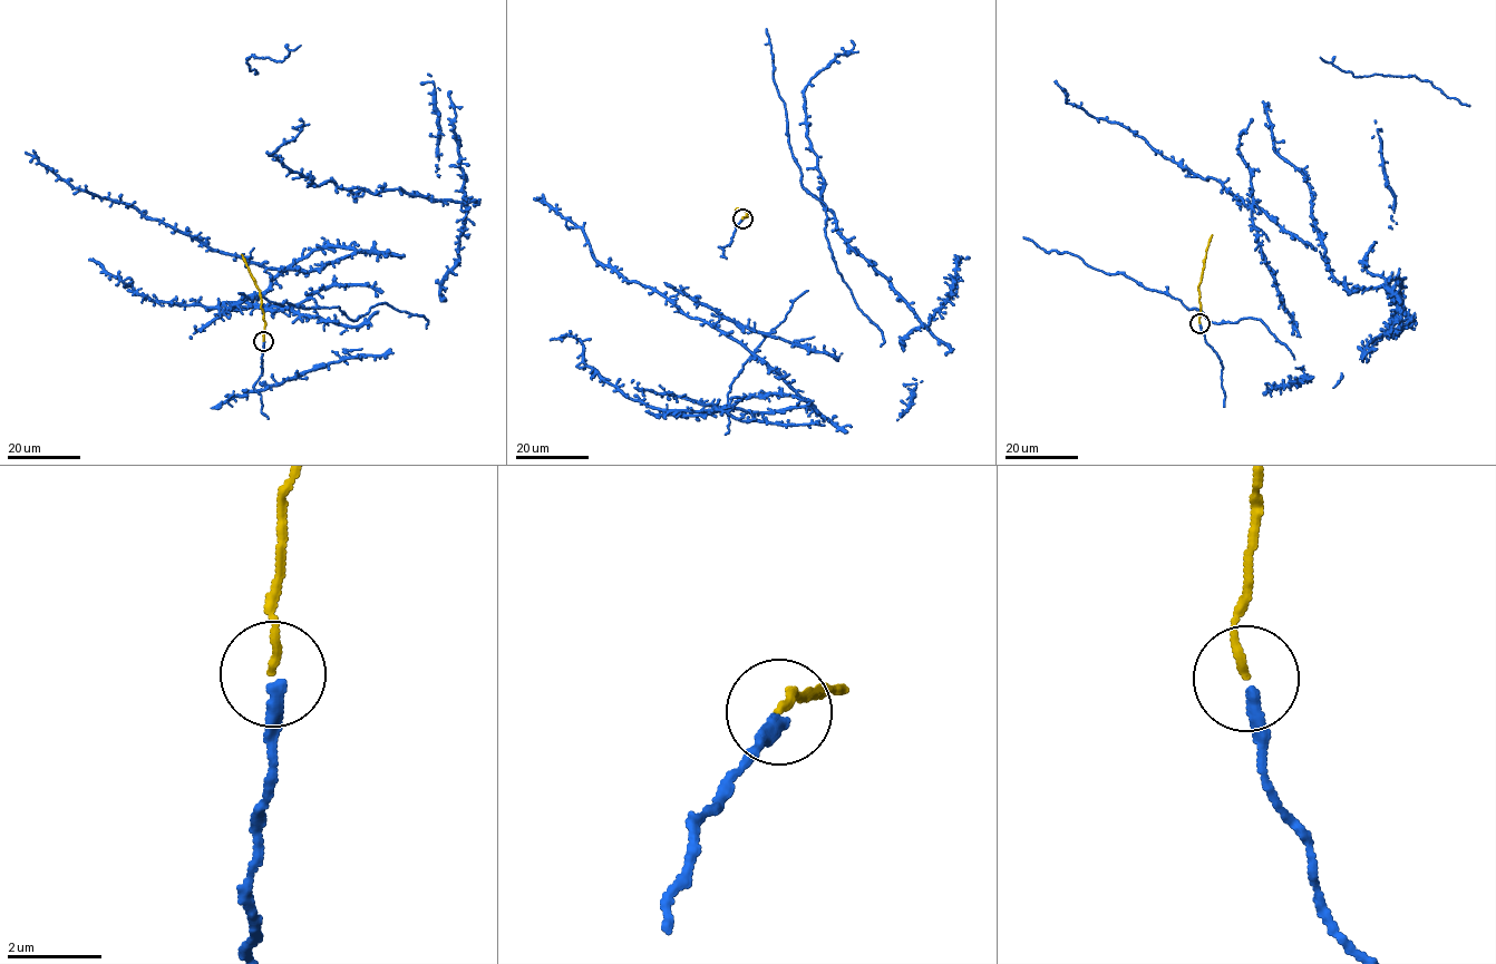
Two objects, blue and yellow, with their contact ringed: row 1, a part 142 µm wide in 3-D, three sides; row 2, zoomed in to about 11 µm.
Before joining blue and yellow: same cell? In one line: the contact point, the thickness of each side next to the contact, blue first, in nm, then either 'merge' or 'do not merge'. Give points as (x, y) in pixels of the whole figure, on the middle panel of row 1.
(742, 218) | 280/150 nm | merge

